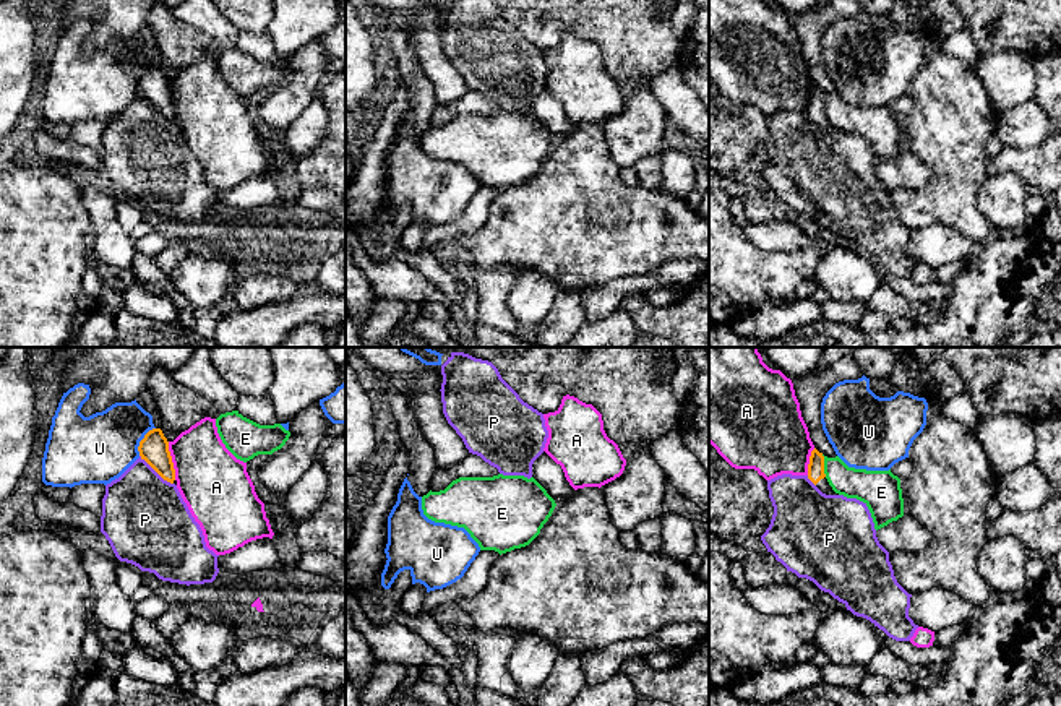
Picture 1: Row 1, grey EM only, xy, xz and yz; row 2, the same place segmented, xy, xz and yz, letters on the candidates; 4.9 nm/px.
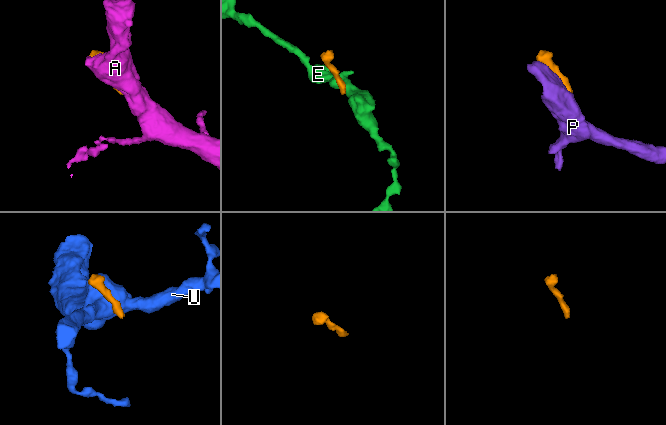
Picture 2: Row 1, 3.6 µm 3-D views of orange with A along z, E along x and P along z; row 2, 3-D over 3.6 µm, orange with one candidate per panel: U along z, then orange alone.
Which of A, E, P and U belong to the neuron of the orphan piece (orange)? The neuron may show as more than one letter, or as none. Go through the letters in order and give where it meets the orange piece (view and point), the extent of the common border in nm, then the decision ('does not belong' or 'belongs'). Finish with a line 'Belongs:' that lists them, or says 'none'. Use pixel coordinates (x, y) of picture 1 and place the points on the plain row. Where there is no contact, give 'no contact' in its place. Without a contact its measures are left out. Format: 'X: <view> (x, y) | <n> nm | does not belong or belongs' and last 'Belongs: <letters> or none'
A: xy (171, 98) | 200 nm | does not belong
E: yz (823, 103) | 110 nm | does not belong
P: xy (156, 107) | 220 nm | does not belong
U: xy (141, 77) | 170 nm | does not belong
Belongs: none

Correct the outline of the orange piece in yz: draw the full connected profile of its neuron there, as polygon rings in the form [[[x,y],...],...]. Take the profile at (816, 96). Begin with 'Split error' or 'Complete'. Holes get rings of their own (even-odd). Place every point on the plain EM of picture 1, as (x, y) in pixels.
Split error. [[[816,84],[811,88],[808,101],[808,115],[826,131],[839,131],[829,122],[824,110],[824,93]]]

